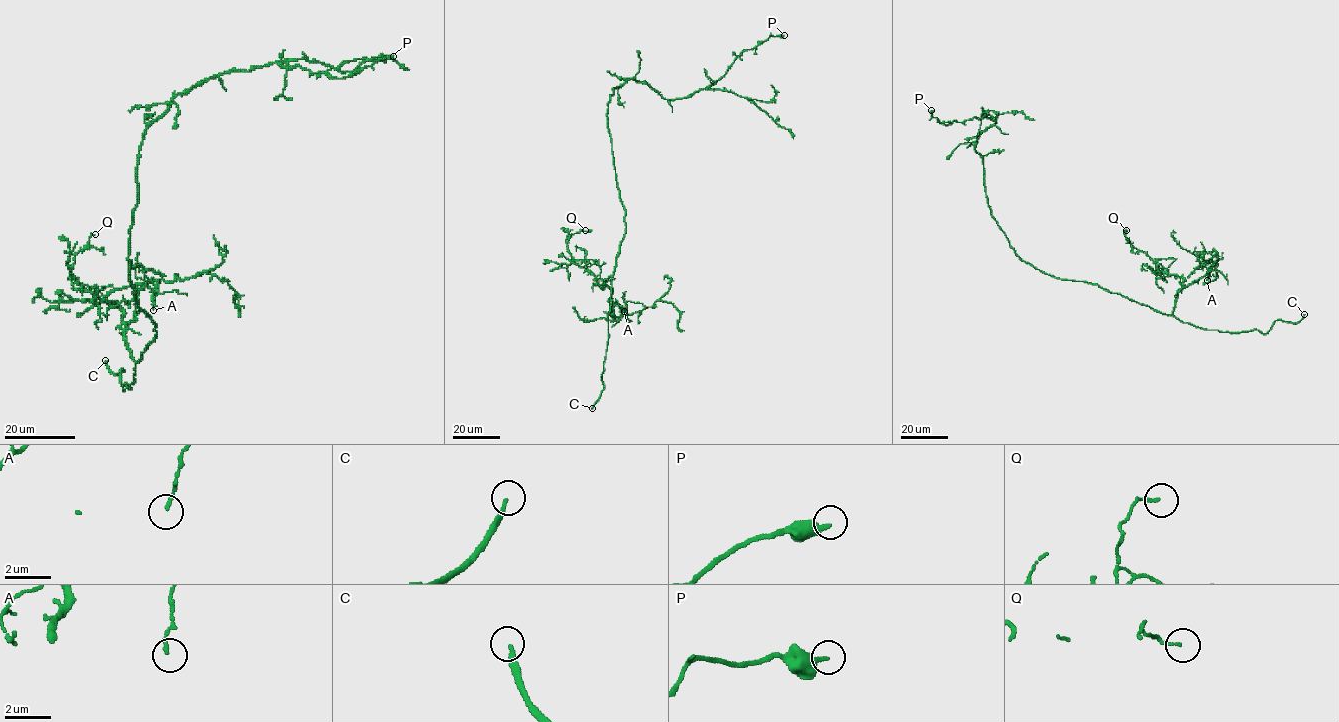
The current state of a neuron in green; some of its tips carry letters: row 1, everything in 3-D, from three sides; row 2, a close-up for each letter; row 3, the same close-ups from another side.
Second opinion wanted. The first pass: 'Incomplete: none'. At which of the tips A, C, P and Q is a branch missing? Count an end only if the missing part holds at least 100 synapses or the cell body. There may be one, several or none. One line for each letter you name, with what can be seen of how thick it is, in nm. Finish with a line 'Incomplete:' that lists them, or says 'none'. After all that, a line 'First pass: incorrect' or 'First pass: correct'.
C: 180 nm
Incomplete: C
First pass: incorrect

